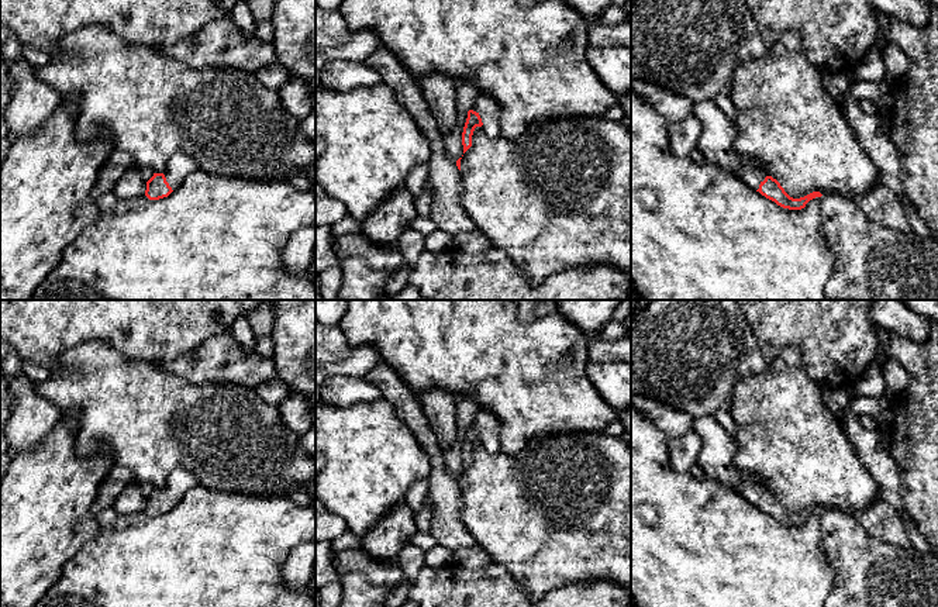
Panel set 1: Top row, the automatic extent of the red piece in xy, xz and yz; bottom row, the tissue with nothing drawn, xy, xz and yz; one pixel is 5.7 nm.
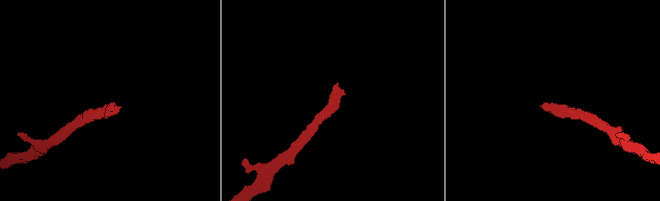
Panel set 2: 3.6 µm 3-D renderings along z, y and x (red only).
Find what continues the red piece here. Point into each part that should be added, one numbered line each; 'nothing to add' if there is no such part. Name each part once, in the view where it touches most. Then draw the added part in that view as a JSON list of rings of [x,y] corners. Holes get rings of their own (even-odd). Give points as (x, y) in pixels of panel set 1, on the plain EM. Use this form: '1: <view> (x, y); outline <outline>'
1: xz (489, 426); outline [[[480,410],[470,425],[476,427],[480,431],[483,438],[482,445],[490,453],[501,452],[501,425],[499,418],[492,411]]]

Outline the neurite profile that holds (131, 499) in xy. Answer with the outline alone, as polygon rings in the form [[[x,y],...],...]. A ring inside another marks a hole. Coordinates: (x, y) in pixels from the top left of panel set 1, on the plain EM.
[[[130,483],[115,499],[113,507],[123,514],[132,514],[145,510],[146,497],[142,494],[139,483]]]

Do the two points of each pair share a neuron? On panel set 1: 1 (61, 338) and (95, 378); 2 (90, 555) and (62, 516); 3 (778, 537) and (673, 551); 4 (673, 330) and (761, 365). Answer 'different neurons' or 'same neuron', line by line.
1: different neurons
2: different neurons
3: same neuron
4: same neuron

